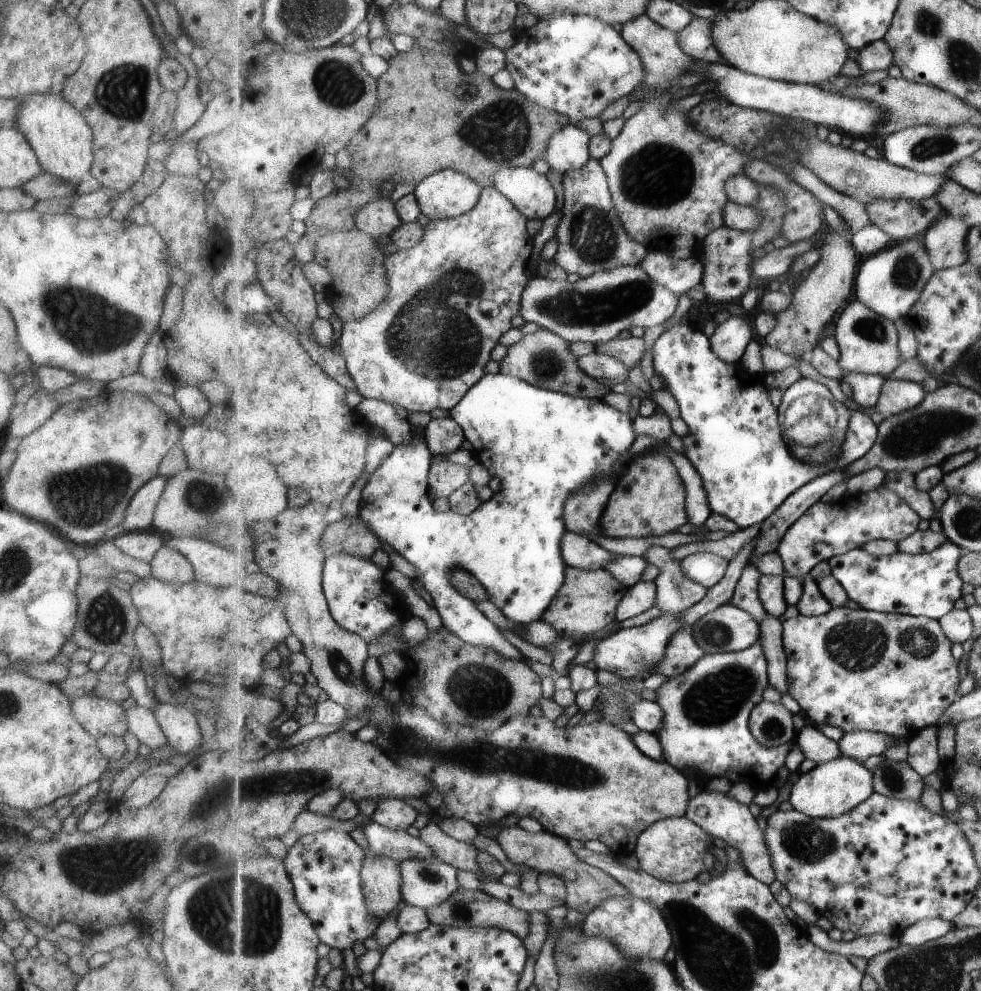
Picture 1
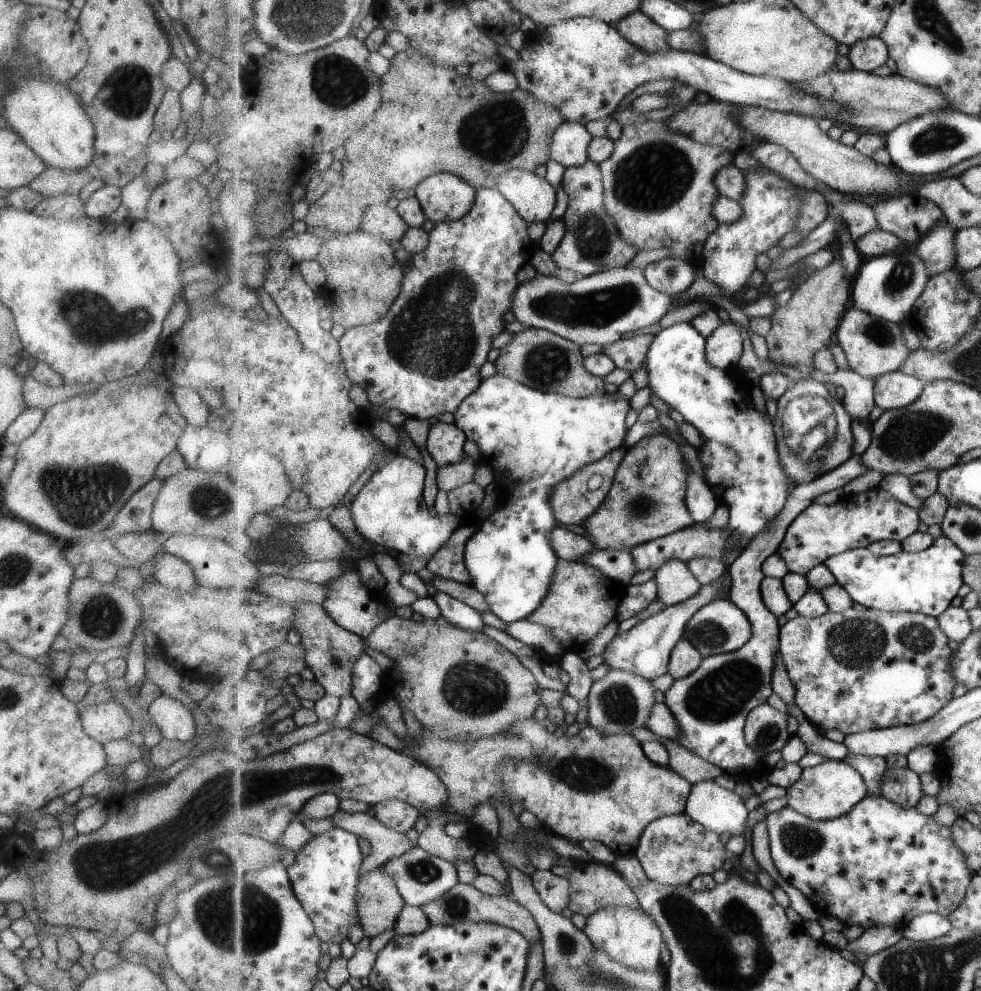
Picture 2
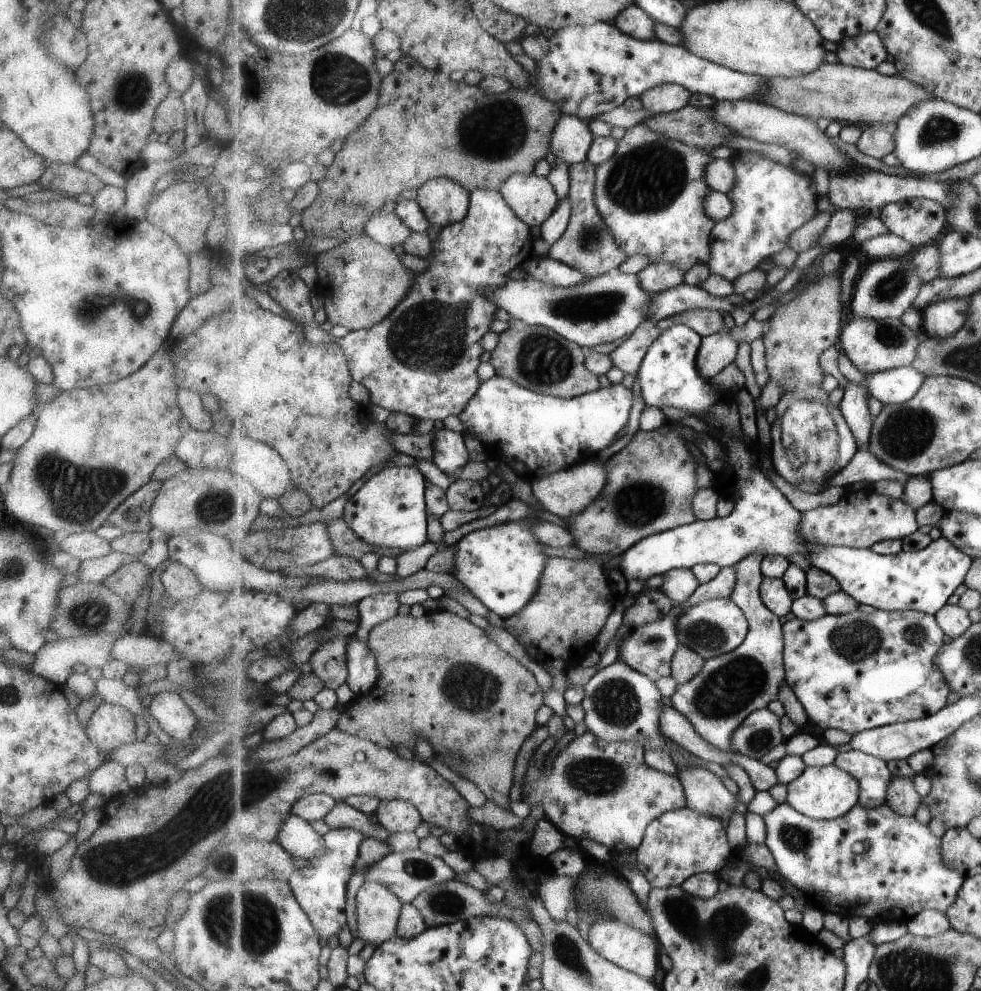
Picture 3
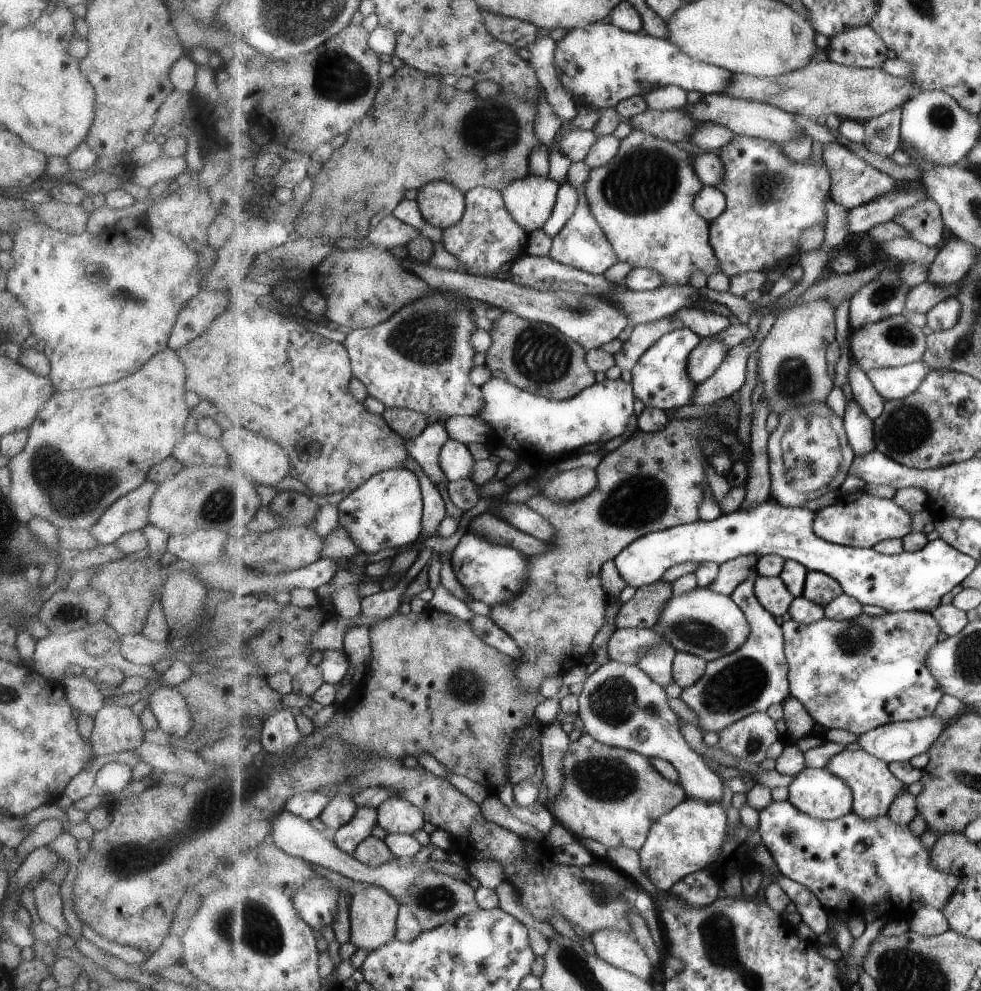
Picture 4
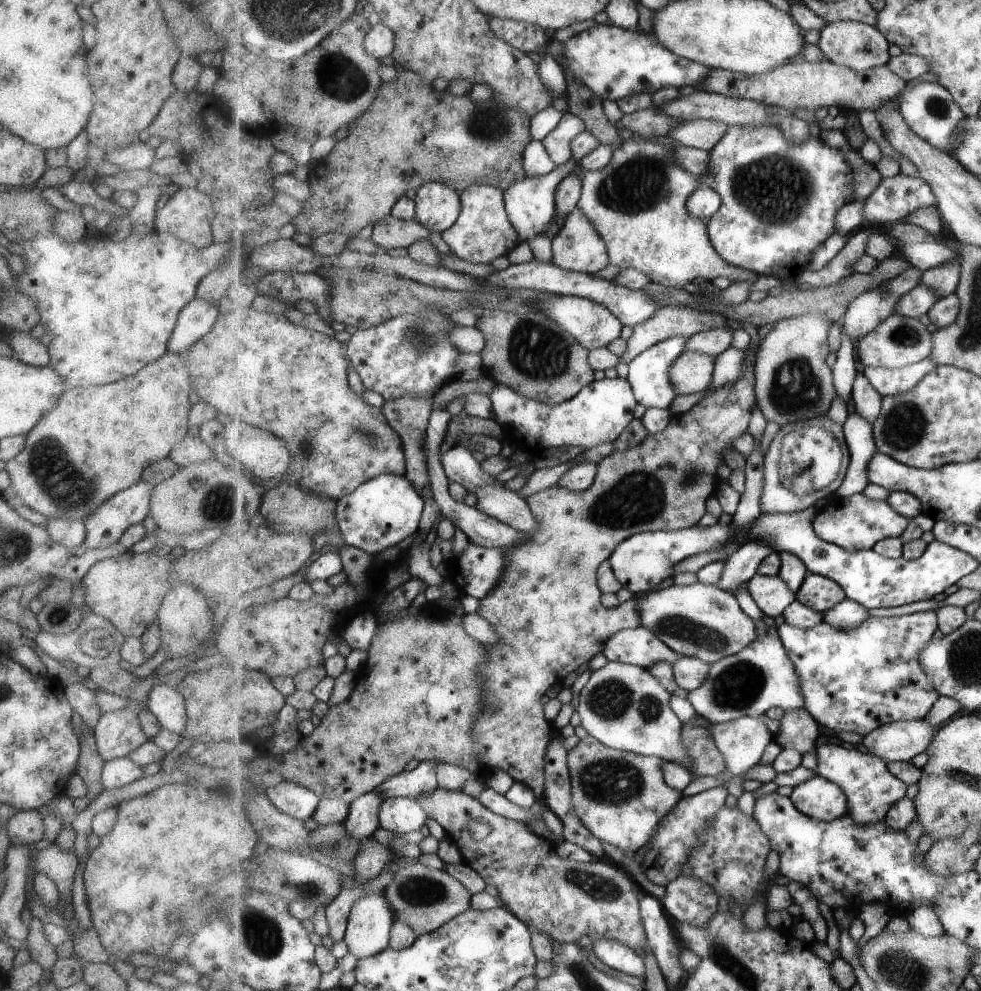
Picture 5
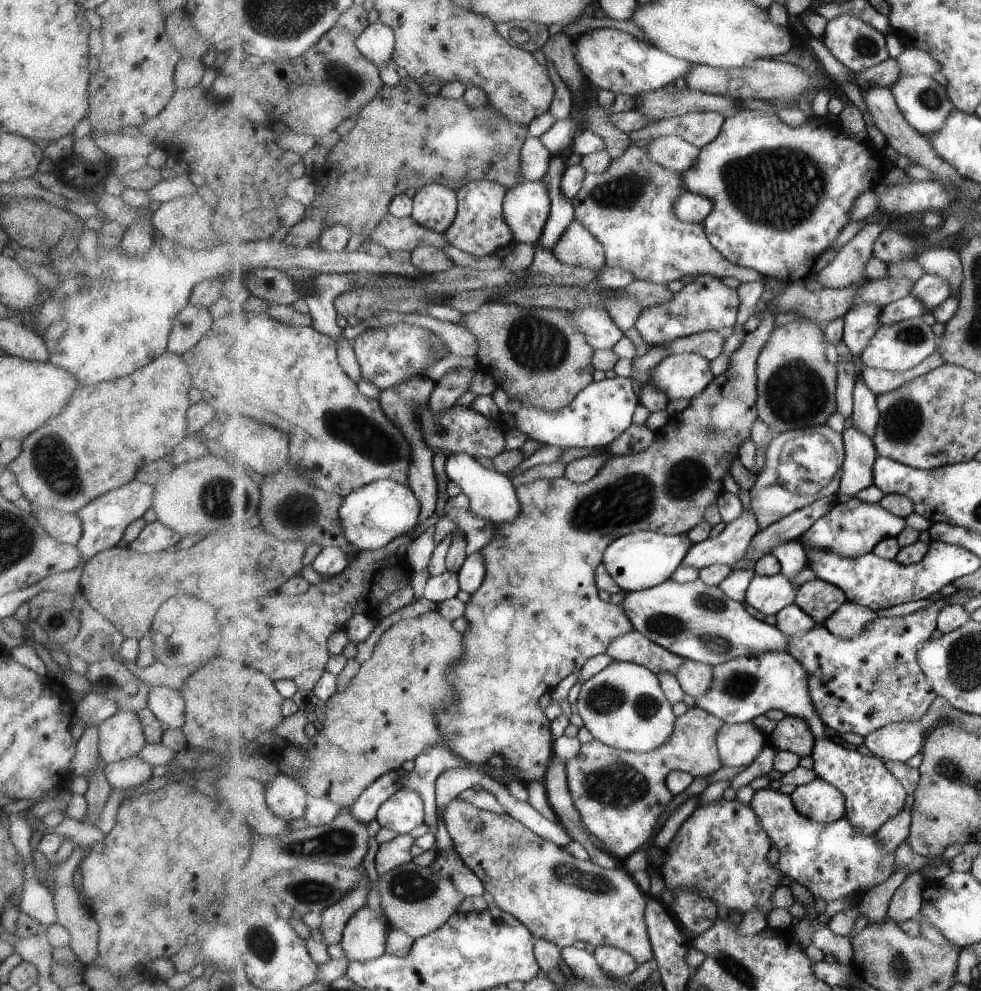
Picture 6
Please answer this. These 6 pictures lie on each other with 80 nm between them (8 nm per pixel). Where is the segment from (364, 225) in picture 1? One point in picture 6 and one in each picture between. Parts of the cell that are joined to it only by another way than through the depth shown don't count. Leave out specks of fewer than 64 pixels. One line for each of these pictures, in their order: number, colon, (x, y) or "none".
2: (381, 220)
3: (389, 229)
4: (390, 232)
5: (389, 233)
6: (403, 234)

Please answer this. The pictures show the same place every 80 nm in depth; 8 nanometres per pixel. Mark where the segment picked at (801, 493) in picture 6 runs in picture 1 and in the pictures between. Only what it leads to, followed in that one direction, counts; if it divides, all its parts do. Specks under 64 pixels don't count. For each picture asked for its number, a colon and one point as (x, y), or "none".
1: (814, 423)
2: (816, 436)
3: (811, 439)
4: (809, 452)
5: (809, 462)

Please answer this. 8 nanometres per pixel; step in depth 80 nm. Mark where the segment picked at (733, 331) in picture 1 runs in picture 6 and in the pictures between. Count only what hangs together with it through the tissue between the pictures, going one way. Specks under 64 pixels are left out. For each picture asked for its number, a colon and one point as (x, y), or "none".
2: (724, 347)
3: (718, 350)
4: (705, 360)
5: (693, 372)
6: (684, 376)

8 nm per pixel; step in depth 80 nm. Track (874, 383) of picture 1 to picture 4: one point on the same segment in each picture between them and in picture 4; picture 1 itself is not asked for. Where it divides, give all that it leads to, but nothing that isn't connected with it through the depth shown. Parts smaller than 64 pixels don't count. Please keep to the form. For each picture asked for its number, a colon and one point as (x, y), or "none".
2: (859, 399)
3: (855, 404)
4: (860, 428)

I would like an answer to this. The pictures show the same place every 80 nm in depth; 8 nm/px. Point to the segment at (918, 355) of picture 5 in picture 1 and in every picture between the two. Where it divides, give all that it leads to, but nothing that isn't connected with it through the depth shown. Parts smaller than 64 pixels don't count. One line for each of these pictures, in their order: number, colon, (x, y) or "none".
1: (870, 344)
2: (874, 346)
3: (872, 345)
4: (893, 342)

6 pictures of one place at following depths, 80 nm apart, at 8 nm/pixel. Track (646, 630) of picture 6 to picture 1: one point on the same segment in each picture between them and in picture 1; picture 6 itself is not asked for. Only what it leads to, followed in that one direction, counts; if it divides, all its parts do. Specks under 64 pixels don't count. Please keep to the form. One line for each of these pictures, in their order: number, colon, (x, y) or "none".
1: (727, 628)
2: (721, 626)
3: (712, 628)
4: (710, 625)
5: (703, 621)

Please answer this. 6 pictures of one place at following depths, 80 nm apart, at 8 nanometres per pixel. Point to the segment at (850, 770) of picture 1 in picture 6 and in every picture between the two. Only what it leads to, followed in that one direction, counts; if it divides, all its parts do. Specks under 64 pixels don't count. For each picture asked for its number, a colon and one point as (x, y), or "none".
2: (830, 790)
3: (823, 793)
4: (818, 792)
5: (819, 798)
6: (821, 801)

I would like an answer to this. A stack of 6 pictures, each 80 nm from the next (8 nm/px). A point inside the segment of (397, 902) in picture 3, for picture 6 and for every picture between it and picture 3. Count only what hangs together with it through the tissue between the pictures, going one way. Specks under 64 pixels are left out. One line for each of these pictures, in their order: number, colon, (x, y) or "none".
4: (374, 912)
5: (371, 921)
6: (365, 938)

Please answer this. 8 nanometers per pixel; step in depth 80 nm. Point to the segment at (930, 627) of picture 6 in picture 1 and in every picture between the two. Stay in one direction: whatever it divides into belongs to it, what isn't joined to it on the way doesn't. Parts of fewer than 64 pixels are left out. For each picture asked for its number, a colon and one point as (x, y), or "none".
1: (859, 670)
2: (858, 670)
3: (859, 671)
4: (859, 674)
5: (856, 681)

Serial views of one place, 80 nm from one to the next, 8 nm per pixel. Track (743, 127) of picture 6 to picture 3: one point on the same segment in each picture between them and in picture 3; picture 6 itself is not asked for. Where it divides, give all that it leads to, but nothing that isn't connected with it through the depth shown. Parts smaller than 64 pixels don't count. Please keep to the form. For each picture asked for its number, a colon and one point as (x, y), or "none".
3: (771, 201)
4: (771, 198)
5: (780, 199)

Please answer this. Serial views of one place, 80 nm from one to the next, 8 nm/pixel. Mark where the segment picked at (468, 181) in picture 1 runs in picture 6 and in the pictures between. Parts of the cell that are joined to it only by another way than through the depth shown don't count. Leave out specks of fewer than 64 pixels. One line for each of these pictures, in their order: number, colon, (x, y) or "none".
2: (445, 197)
3: (444, 201)
4: (443, 205)
5: (439, 207)
6: (436, 206)

